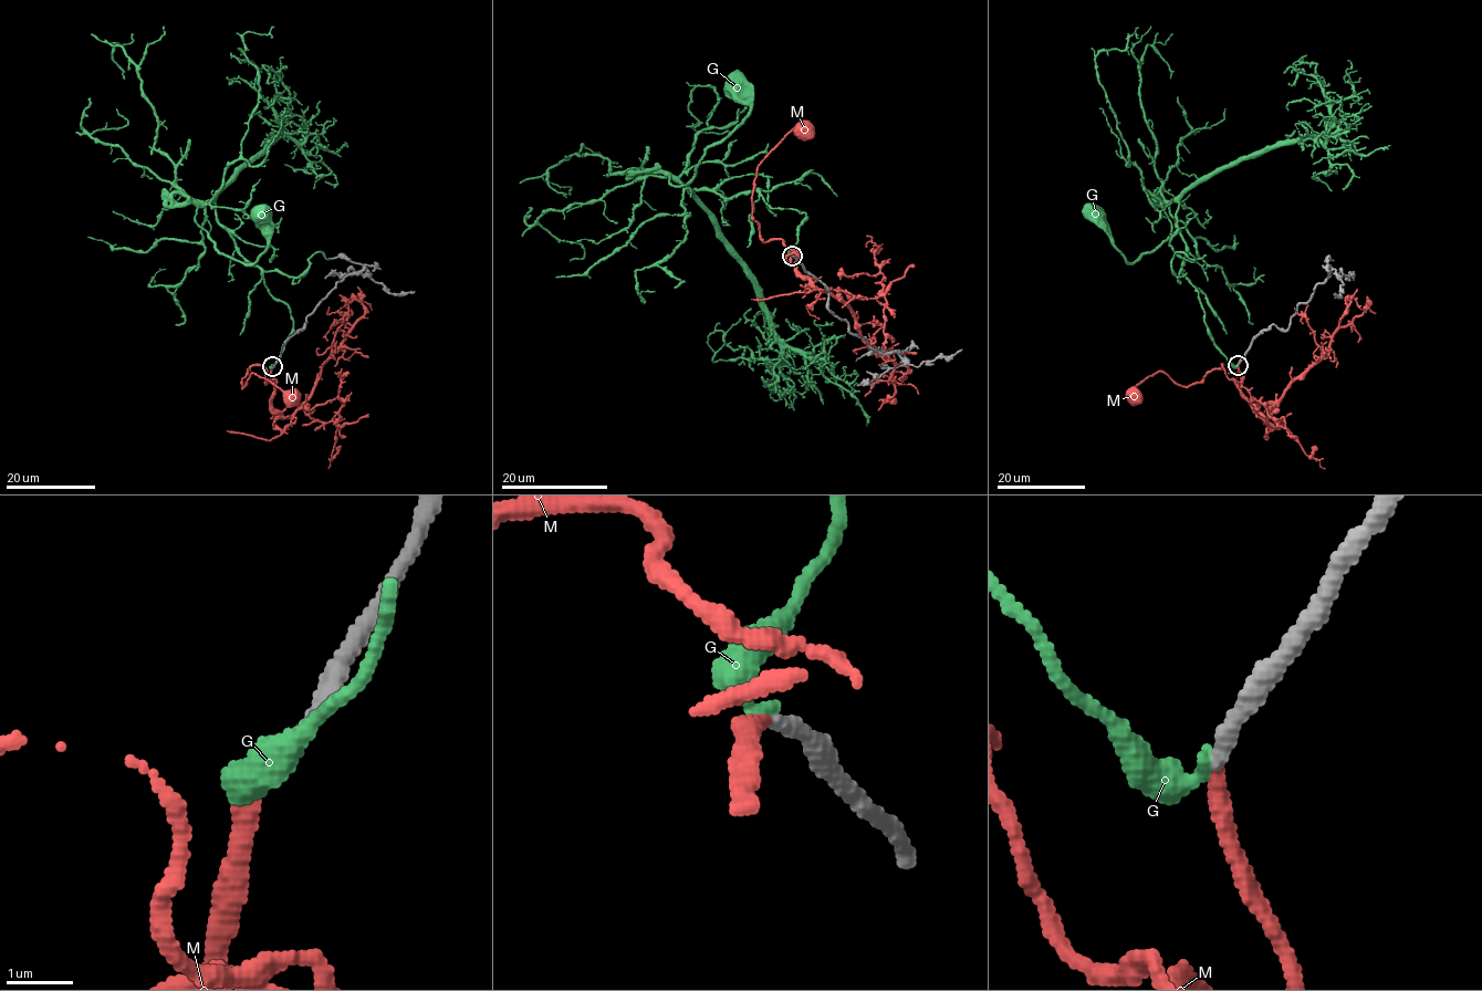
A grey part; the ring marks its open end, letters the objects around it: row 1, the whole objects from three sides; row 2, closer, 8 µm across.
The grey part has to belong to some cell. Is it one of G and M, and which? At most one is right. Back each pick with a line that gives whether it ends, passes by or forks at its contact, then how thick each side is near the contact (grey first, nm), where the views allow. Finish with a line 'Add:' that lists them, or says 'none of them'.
M: it ends; calibres 240 and 320 nm
Add: M

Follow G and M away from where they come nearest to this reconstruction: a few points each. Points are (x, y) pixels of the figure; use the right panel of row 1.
G: (1238, 365), (1214, 343), (1198, 293), (1182, 270), (1178, 204), (1162, 207), (1170, 233), (1134, 262), (1092, 216)
M: (1238, 365), (1241, 383), (1227, 376), (1222, 365), (1199, 383), (1181, 387), (1156, 372), (1134, 388), (1135, 397)

